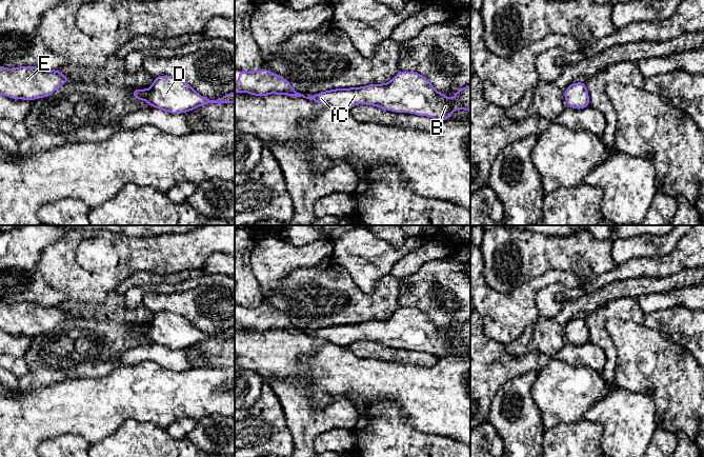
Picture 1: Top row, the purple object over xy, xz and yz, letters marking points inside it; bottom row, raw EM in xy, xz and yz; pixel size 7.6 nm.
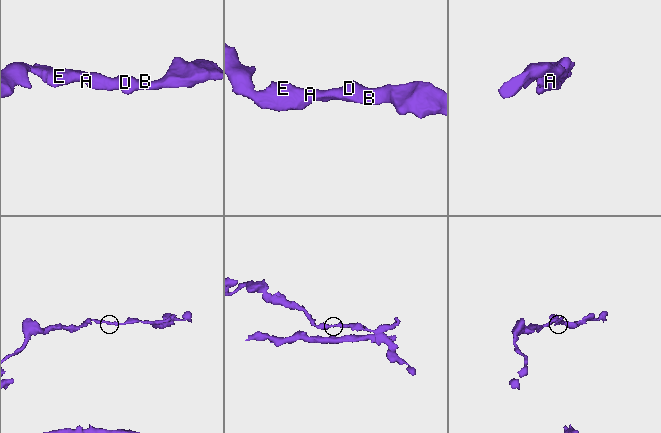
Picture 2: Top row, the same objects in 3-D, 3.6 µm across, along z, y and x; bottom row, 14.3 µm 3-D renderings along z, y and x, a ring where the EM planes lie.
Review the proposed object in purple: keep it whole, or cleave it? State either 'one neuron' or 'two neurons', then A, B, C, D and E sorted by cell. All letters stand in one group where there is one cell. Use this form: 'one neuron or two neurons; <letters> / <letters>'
one neuron; A B C D E

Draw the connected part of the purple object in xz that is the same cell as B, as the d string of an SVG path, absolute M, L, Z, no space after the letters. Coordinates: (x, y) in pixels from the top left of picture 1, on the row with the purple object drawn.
M264 67L256 72L239 69L239 81L235 82L235 93L238 92L256 96L278 94L303 97L320 104L347 112L356 104L375 105L396 113L411 113L418 116L433 117L437 121L447 120L456 110L467 110L470 113L470 85L458 90L455 97L447 99L445 94L438 93L425 77L416 72L399 71L389 82L384 84L375 83L361 87L336 88L305 97L303 94L295 91L286 79L270 73Z

